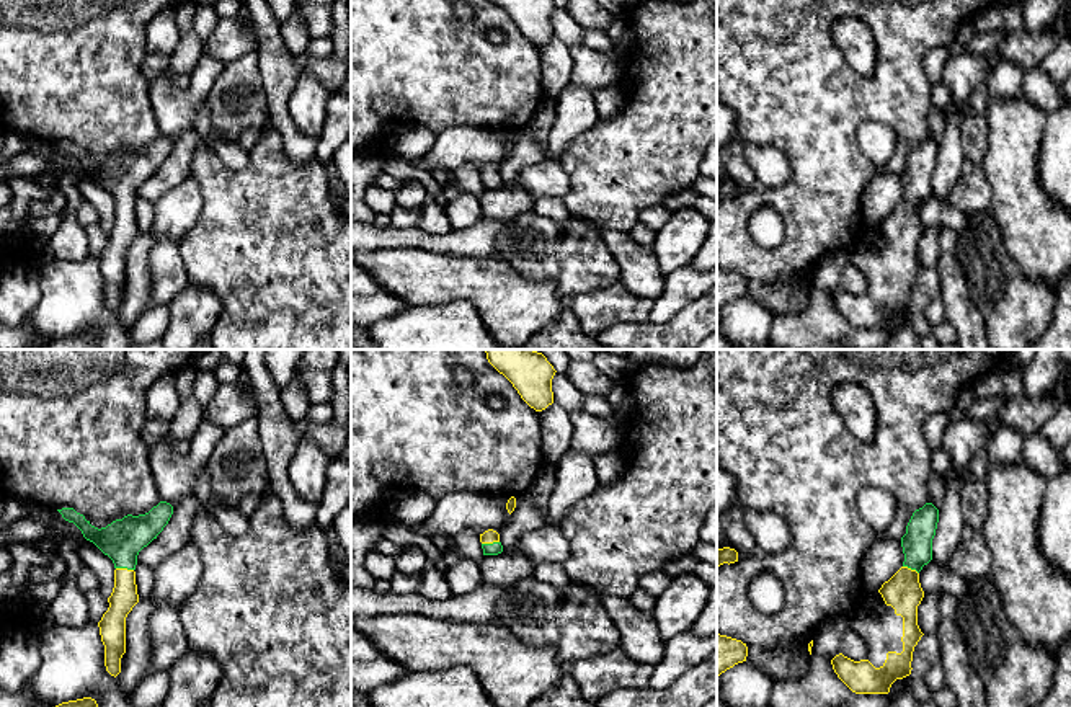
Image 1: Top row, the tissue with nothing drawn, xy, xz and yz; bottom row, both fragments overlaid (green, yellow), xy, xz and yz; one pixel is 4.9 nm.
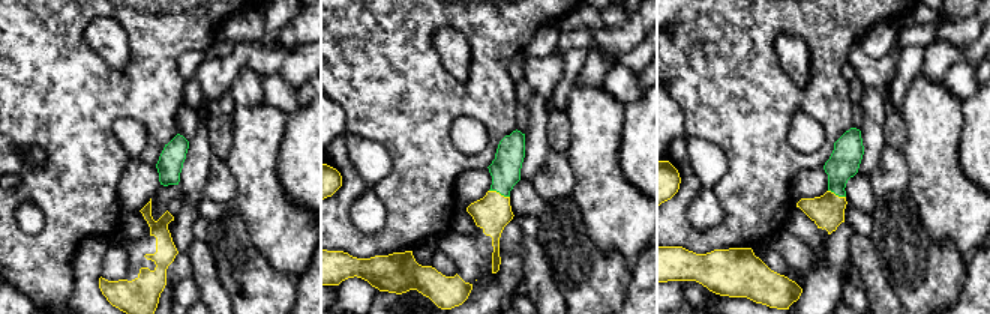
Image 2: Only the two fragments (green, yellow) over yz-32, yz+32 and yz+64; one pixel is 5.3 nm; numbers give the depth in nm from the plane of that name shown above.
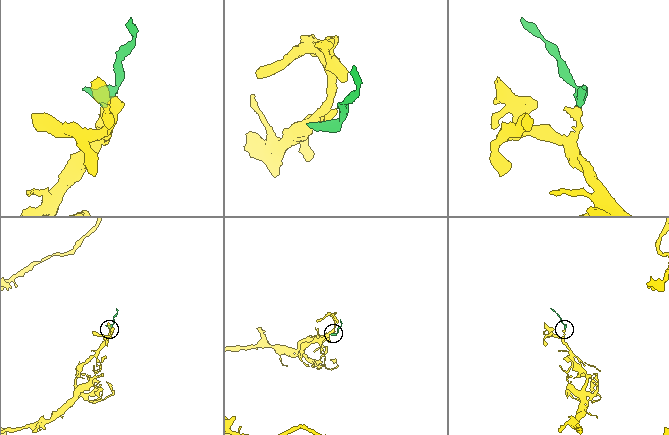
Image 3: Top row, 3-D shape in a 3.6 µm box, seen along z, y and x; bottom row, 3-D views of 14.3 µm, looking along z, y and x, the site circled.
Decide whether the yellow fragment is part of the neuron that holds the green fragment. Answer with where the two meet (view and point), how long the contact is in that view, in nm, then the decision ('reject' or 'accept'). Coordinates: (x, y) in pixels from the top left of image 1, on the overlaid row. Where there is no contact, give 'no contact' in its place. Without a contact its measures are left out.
contact xy (124, 567); length 90 nm; accept

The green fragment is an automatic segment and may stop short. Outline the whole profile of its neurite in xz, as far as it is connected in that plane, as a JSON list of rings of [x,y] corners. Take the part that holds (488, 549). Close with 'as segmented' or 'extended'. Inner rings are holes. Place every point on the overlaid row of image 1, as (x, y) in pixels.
[[[488,529],[483,534],[480,534],[480,542],[482,542],[483,555],[498,555],[503,552],[500,534],[493,529]]]; extended

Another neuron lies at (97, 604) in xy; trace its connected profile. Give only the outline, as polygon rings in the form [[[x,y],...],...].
[[[98,589],[87,593],[87,601],[88,601],[90,620],[98,624],[103,614],[108,611],[109,603],[106,598],[101,596]]]

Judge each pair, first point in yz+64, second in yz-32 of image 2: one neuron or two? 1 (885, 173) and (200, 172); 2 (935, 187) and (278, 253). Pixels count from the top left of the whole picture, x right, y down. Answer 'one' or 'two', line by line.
1: two
2: one

